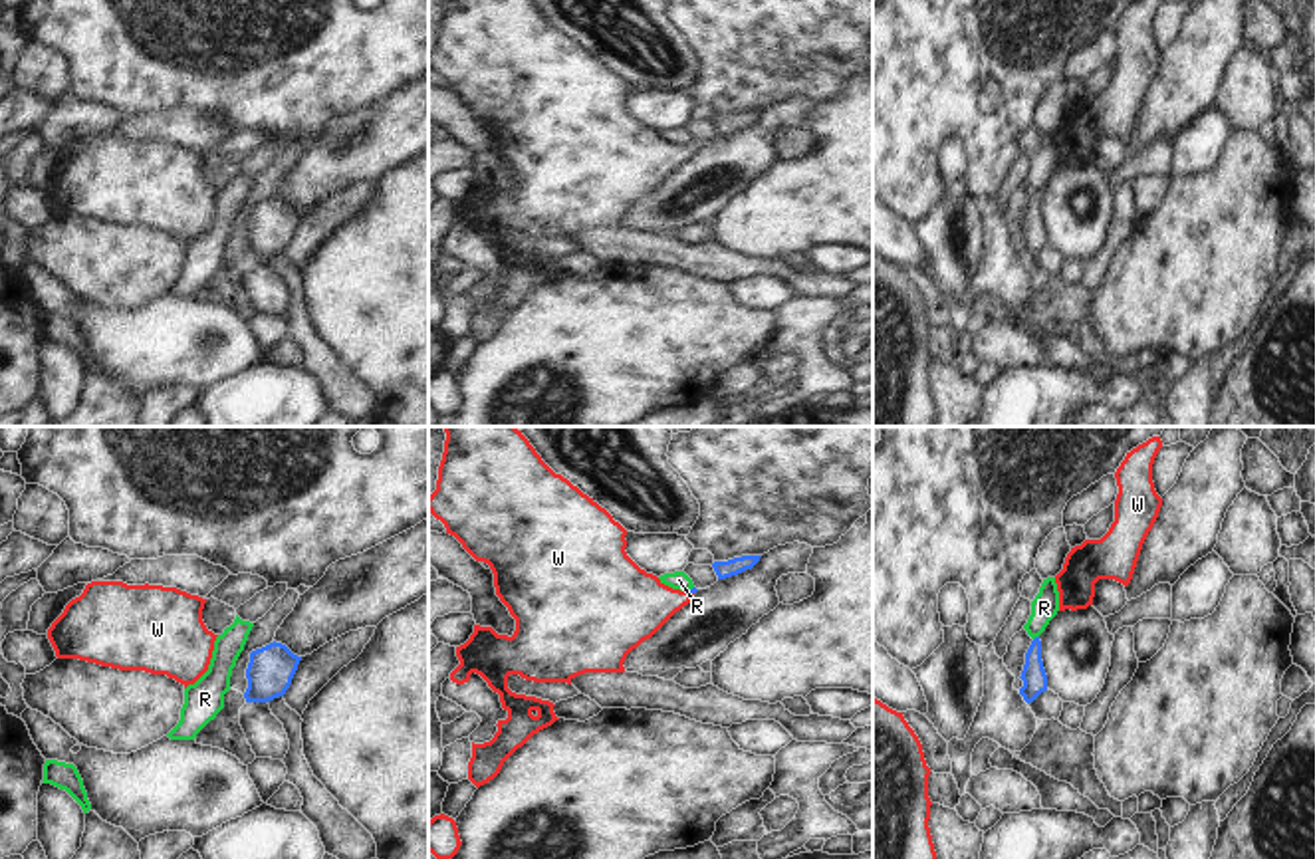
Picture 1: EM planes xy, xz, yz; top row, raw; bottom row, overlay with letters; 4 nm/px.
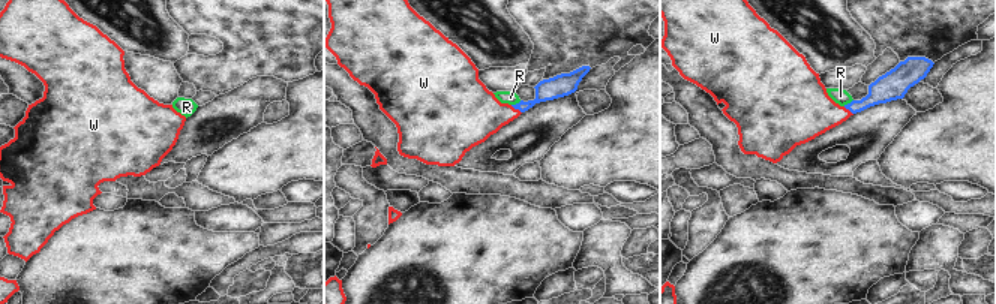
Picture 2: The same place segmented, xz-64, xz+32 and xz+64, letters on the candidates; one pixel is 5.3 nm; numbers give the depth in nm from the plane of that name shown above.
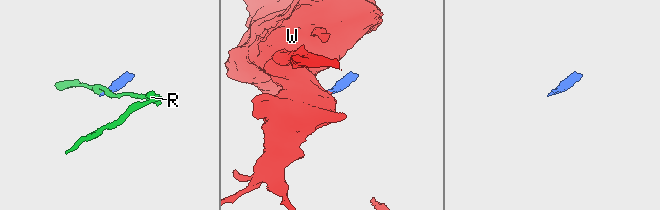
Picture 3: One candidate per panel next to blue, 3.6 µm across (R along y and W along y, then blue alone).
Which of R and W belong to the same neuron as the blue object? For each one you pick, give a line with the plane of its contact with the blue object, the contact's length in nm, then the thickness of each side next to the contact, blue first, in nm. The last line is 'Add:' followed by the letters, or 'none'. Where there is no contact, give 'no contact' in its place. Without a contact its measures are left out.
W: xz | 30 nm | 20/300 nm
Add: W

